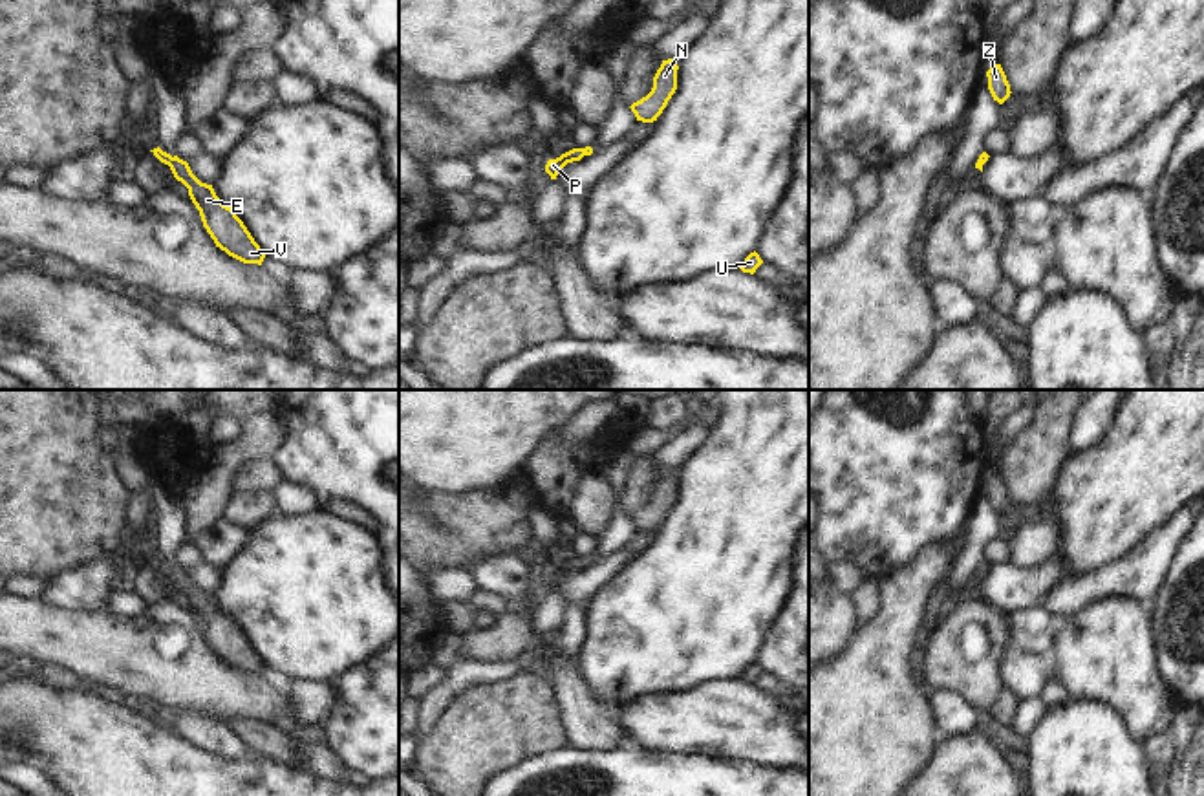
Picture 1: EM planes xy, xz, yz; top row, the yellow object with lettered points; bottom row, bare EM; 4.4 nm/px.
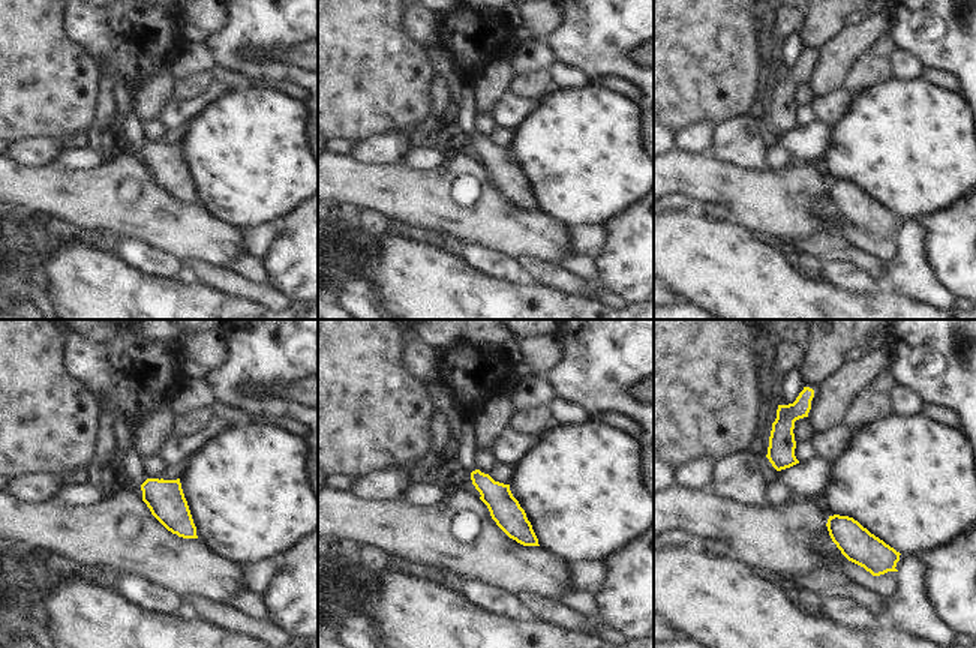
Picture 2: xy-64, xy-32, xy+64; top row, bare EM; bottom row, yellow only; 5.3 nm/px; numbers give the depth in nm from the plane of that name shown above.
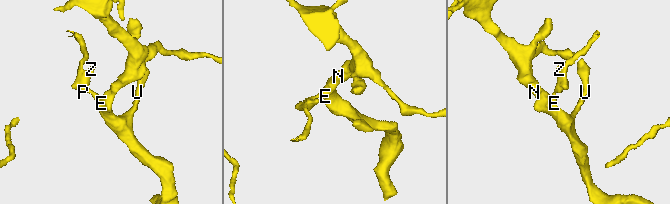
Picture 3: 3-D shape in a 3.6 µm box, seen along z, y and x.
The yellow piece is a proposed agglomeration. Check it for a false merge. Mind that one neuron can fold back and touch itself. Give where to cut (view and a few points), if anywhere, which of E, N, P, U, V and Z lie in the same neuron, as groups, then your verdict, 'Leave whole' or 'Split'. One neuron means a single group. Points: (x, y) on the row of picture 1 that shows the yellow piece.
No split. Groups: E N P U V Z. Leave whole

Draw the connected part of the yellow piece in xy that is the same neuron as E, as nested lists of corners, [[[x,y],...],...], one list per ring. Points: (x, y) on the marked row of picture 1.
[[[159,146],[150,150],[161,163],[168,165],[174,177],[188,188],[188,196],[199,210],[203,227],[214,240],[216,247],[243,264],[262,265],[265,253],[254,242],[236,212],[223,205],[212,185],[201,183],[190,170],[188,163],[177,156],[163,152]]]

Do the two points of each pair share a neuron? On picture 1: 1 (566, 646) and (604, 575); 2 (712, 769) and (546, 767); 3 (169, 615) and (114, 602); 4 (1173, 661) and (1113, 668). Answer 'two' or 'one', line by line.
1: one
2: one
3: two
4: two

